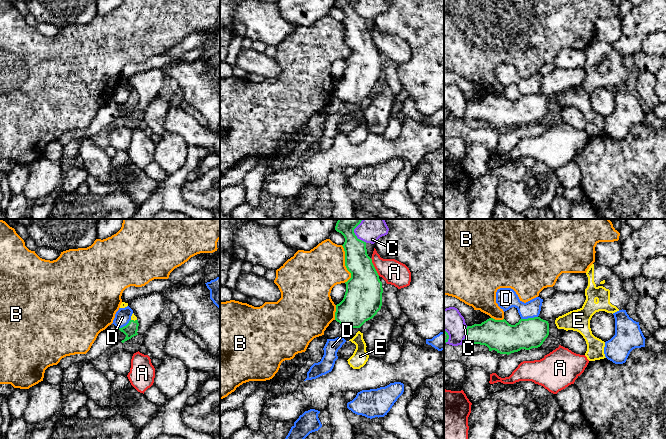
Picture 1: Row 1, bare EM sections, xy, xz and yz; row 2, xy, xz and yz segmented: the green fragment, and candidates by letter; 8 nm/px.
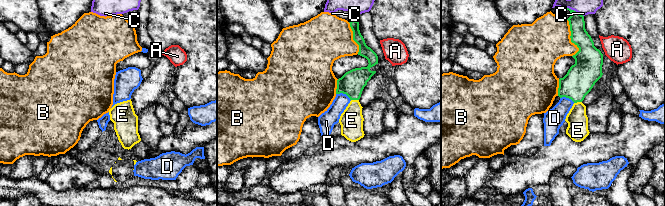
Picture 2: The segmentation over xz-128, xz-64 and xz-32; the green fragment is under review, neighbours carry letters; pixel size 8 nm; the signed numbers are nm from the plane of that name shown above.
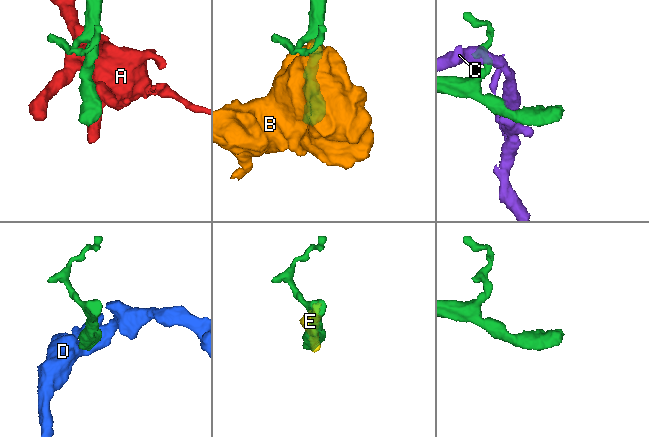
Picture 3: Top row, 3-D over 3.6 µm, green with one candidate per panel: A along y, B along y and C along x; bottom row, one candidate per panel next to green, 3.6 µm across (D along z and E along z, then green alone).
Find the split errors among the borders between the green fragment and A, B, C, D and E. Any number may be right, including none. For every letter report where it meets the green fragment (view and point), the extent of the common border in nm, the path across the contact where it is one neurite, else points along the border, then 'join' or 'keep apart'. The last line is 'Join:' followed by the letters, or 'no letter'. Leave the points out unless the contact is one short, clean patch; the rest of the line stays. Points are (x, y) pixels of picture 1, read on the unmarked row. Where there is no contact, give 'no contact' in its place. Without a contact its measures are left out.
A: xz (374, 43) | 160 nm | along xz (370, 34), (379, 51) | keep apart
B: xz (345, 40) | 300 nm | keep apart
C: yz (466, 111) | 160 nm | along yz (467, 102), (465, 114), (461, 120) | keep apart
D: yz (529, 94) | 140 nm | along yz (537, 92), (521, 95) | keep apart
E: xy (133, 96) | 50 nm | across xy (130, 106), (133, 96), (133, 93) | join
Join: E

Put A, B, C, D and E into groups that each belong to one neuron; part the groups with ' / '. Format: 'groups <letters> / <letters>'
groups A / B / C / D / E

